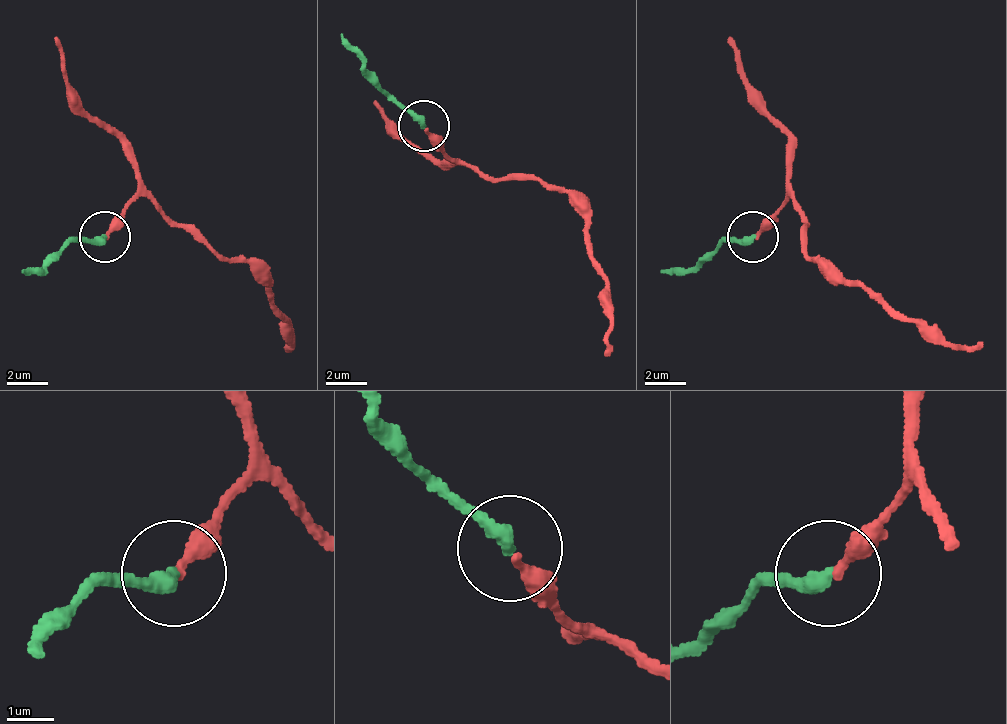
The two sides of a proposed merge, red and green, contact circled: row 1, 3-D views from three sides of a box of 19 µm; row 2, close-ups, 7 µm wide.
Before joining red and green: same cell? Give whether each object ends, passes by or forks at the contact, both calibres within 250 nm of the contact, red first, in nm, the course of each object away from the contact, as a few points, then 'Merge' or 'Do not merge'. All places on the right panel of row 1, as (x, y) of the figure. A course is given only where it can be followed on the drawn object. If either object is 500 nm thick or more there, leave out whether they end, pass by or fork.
At the ring red ends. At the ring green ends. Thickness 280 nm (red) against 340 nm. Course of red: (756, 238), (787, 197), (807, 218), (807, 253), (823, 269), (874, 289), (910, 320), (956, 345), (981, 340). Course of green: (751, 238), (726, 238), (690, 269), (659, 274). Merge

